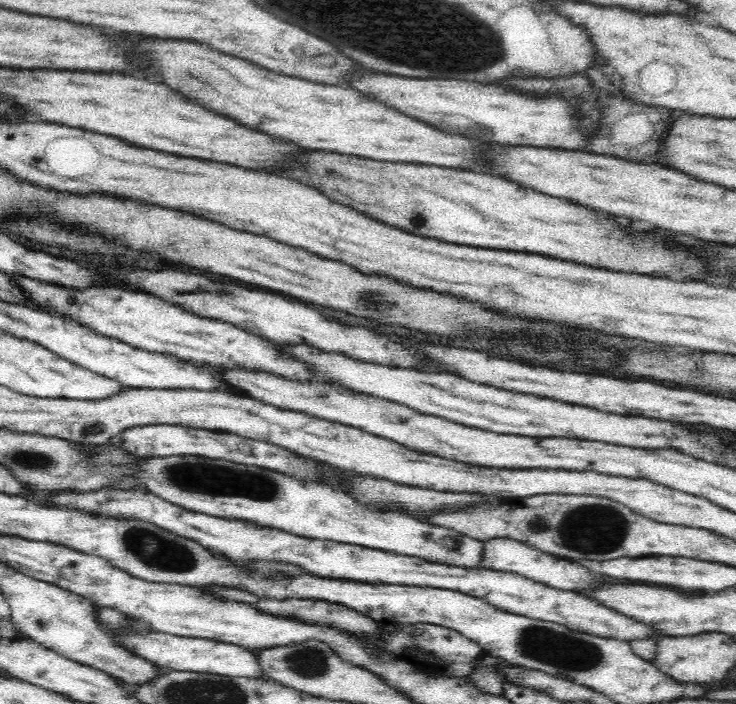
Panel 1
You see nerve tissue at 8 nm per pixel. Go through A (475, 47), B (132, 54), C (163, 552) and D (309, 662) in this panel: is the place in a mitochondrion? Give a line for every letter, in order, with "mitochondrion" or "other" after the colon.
A: mitochondrion
B: other
C: mitochondrion
D: mitochondrion

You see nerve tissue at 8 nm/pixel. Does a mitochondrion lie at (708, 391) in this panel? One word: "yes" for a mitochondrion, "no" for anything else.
no

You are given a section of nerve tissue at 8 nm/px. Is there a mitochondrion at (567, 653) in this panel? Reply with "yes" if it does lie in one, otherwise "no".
yes

